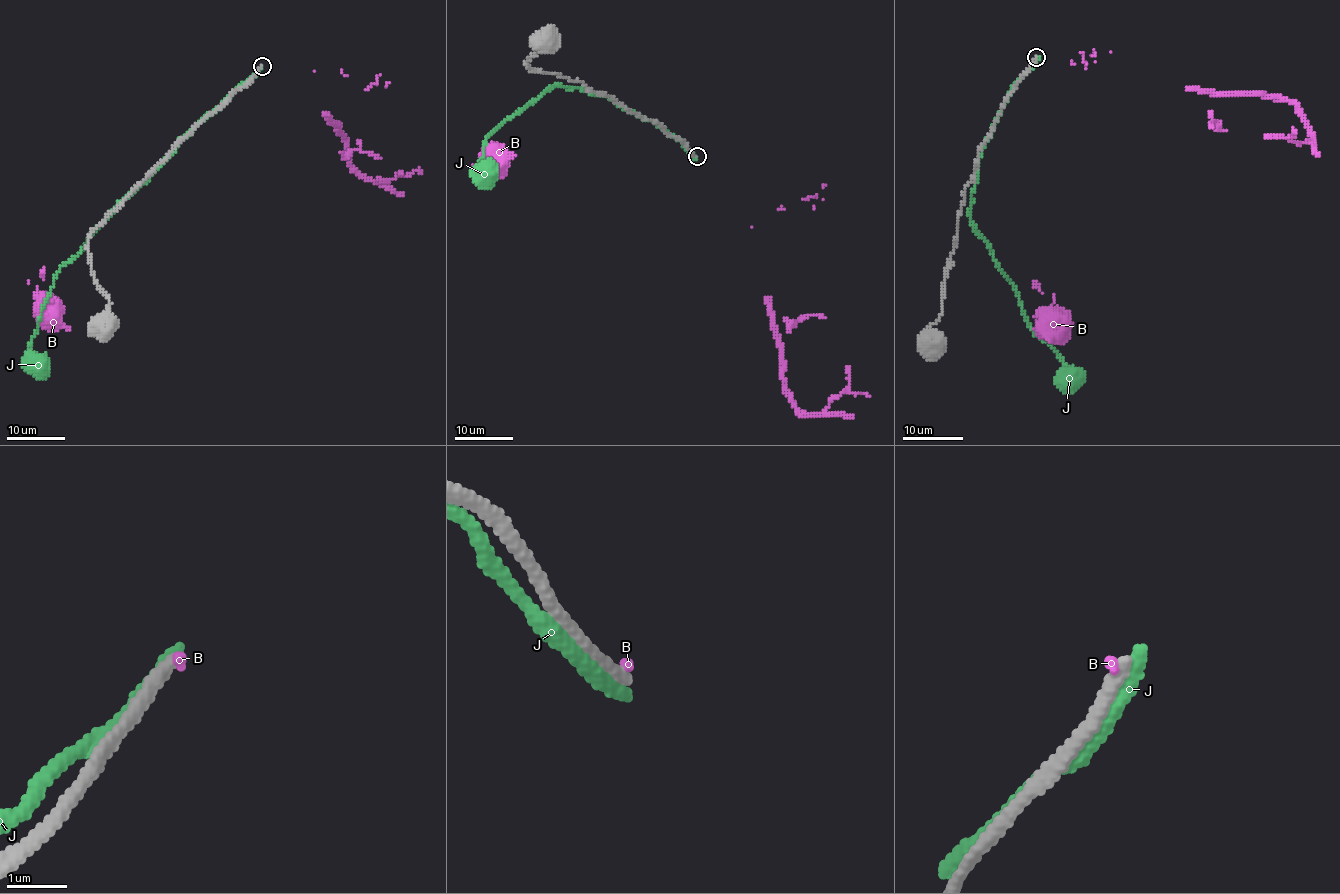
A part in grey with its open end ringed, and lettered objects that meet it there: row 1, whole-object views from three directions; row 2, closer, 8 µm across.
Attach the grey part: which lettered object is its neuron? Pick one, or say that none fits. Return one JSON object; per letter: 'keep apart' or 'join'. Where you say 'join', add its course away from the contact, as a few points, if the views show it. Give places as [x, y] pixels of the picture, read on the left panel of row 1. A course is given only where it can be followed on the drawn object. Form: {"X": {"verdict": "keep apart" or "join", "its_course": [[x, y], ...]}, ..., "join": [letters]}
{"B": {"verdict": "keep apart"}, "J": {"verdict": "keep apart"}, "join": []}

